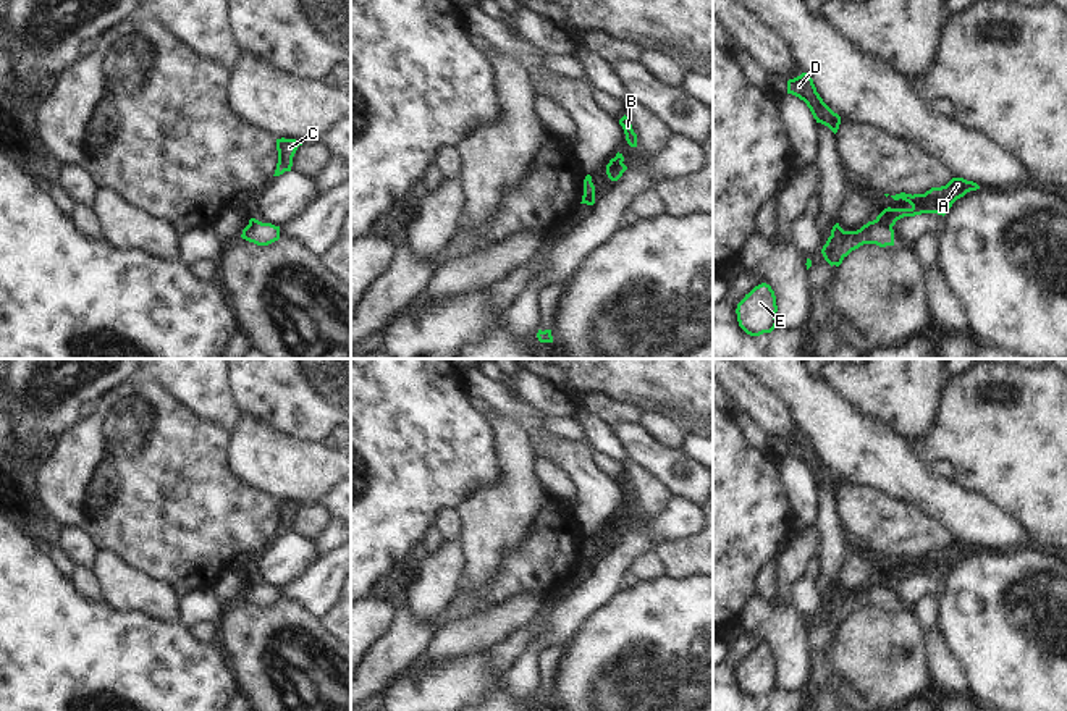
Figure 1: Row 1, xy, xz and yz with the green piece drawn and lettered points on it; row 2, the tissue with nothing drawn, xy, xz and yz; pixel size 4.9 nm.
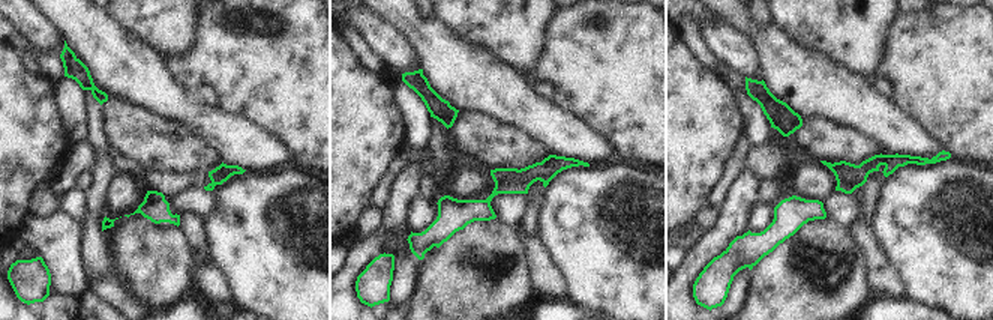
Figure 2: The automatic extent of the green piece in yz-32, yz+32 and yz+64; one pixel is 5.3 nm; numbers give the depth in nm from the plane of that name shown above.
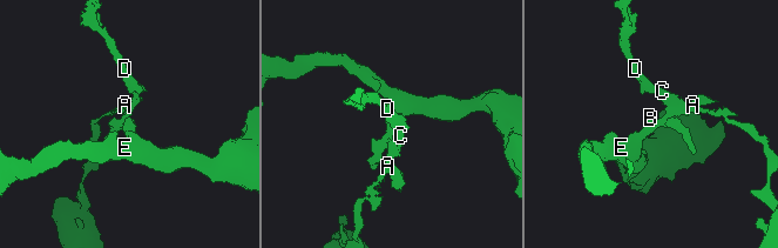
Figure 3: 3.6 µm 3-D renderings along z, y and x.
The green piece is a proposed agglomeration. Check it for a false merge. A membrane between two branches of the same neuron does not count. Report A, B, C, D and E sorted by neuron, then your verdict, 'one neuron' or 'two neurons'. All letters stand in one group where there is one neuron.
groups A C D / B E; two neurons

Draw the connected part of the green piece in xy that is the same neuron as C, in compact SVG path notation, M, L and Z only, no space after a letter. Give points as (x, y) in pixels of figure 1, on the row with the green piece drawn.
M276 139L278 163L273 176L280 176L285 171L291 171L293 157L299 145L302 144L296 139Z

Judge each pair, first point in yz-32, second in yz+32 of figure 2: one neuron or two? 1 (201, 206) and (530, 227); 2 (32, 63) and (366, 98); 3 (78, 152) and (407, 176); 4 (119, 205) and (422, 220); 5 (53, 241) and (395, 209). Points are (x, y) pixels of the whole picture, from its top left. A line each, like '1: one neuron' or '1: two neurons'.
1: two neurons
2: two neurons
3: one neuron
4: two neurons
5: two neurons

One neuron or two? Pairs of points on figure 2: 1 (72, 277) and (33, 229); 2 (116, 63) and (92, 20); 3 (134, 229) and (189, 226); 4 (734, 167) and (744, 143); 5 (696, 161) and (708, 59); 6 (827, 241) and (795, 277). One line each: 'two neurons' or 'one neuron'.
1: one neuron
2: one neuron
3: two neurons
4: one neuron
5: two neurons
6: one neuron

